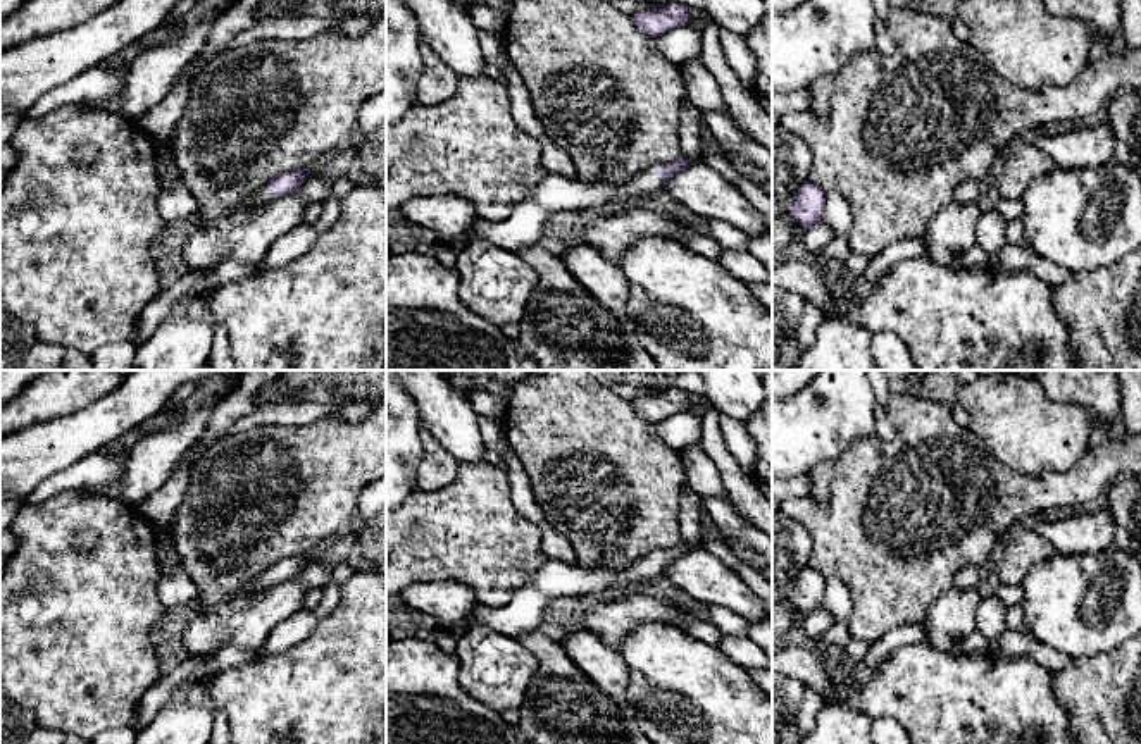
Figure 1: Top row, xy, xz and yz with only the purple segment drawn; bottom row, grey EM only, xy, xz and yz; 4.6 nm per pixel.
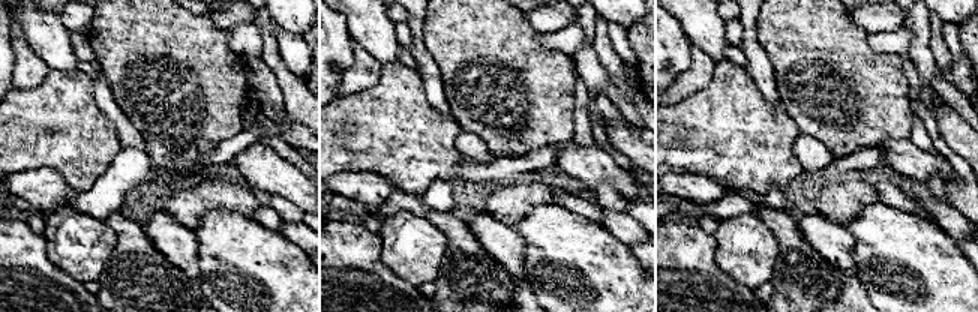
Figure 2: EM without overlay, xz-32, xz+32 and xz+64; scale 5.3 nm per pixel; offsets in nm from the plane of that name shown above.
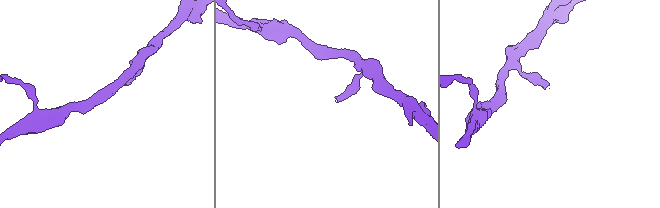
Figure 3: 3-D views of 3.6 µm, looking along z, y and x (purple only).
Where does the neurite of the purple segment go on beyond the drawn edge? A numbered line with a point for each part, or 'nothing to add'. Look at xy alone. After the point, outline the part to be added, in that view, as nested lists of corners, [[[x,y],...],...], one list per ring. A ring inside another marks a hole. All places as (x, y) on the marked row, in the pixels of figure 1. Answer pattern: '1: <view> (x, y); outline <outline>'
1: xy (262, 197); outline [[[262,188],[252,200],[245,202],[241,208],[259,207],[267,202],[271,202],[271,193]]]

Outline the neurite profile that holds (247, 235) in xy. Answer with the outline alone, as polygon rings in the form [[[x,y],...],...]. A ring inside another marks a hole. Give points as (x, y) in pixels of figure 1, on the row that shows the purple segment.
[[[310,176],[290,195],[210,222],[183,246],[184,264],[190,269],[209,269],[222,260],[262,265],[272,243],[303,222],[305,207],[324,203],[331,196],[331,184],[333,179]]]

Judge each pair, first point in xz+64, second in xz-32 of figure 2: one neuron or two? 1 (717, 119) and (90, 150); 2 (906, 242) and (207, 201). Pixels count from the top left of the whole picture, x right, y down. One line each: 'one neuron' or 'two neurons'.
1: one neuron
2: two neurons

